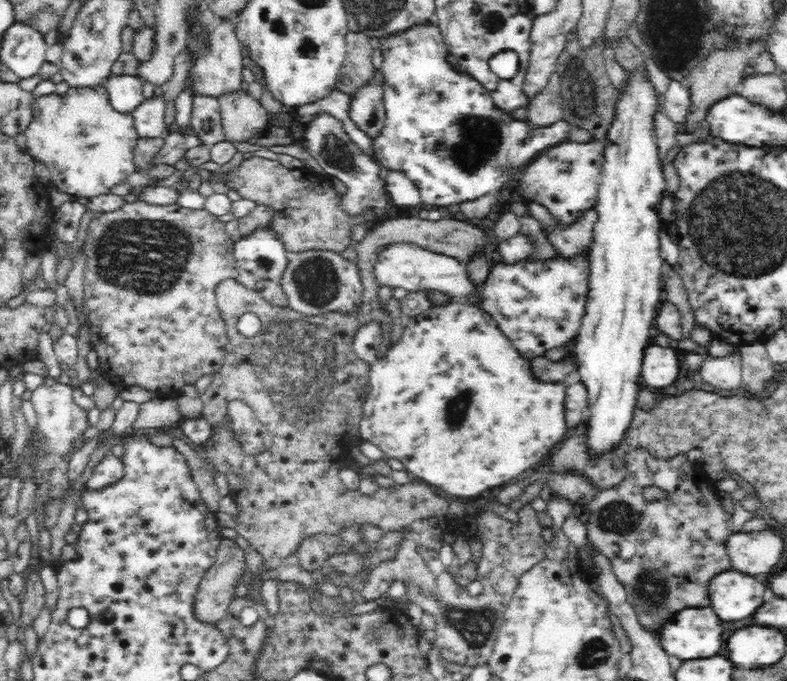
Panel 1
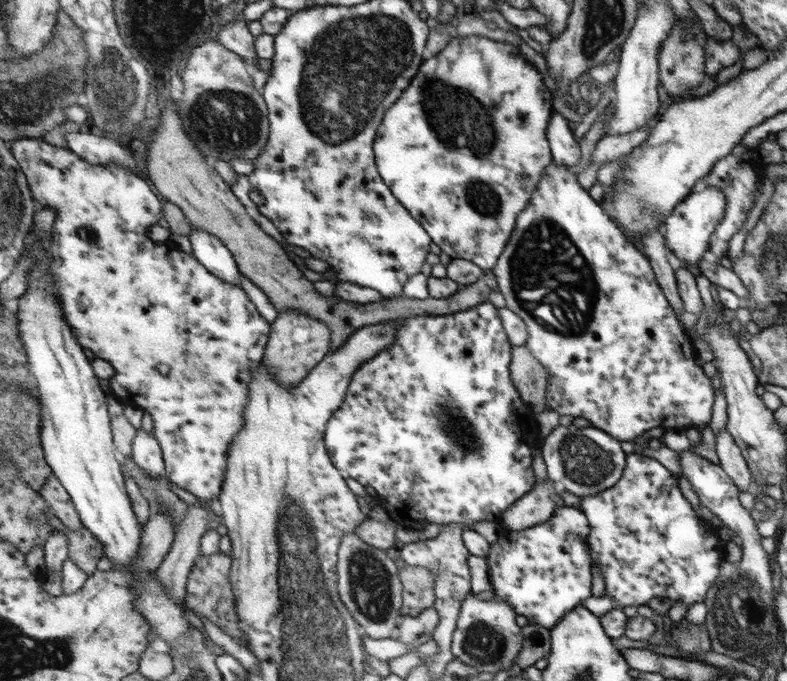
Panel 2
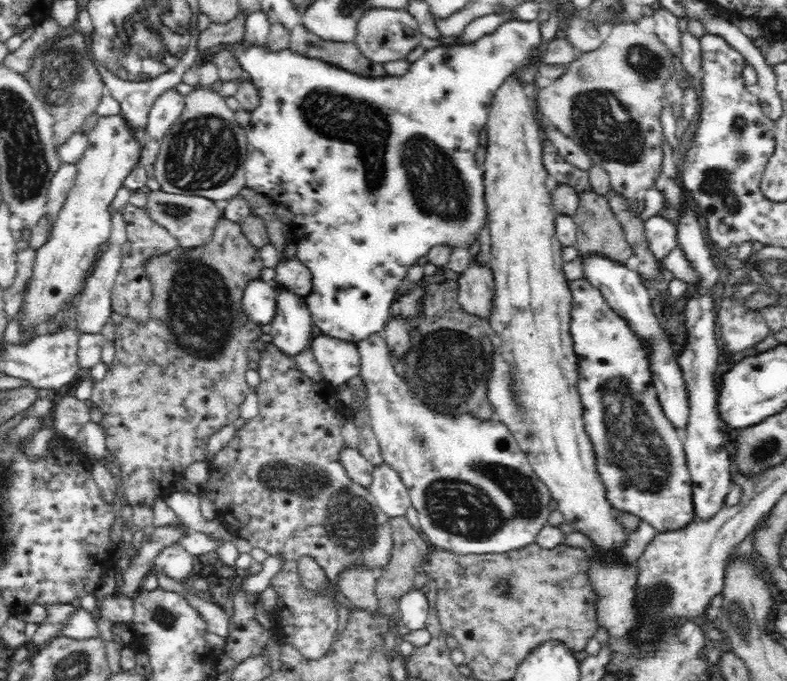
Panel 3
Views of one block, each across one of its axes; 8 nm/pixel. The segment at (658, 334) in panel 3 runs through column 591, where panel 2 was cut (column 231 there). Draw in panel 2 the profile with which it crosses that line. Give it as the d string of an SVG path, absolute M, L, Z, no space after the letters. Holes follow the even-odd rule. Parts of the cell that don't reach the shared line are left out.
M193 227L189 239L193 244L193 251L207 269L225 282L241 286L240 277L244 274L240 271L239 263L218 236L211 234L208 230Z

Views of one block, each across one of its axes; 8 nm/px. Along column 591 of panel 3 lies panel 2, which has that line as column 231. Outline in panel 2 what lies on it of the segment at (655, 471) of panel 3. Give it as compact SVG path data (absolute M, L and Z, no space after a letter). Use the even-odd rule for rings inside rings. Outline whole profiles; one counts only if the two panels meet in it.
M25 137L20 138L10 145L12 152L22 165L22 170L27 174L35 199L44 209L55 209L57 211L57 222L50 250L52 252L51 274L55 275L55 284L60 290L60 302L64 310L68 312L68 322L78 335L82 346L91 349L96 356L108 360L116 366L118 374L113 380L113 392L127 405L140 407L149 411L154 420L154 433L160 440L167 462L167 476L172 483L178 484L186 490L192 491L203 499L220 498L223 487L228 477L228 465L231 464L232 445L236 437L243 432L244 425L248 424L248 405L252 400L252 381L256 381L256 373L260 365L265 361L267 349L271 341L273 324L260 314L256 304L250 300L250 296L241 286L235 286L216 277L207 267L194 255L188 260L170 256L170 248L150 238L150 228L159 224L165 218L164 202L162 198L152 190L152 186L146 182L144 176L130 167L118 163L108 165L94 165L82 158L76 151L61 146L54 146L44 138Z

